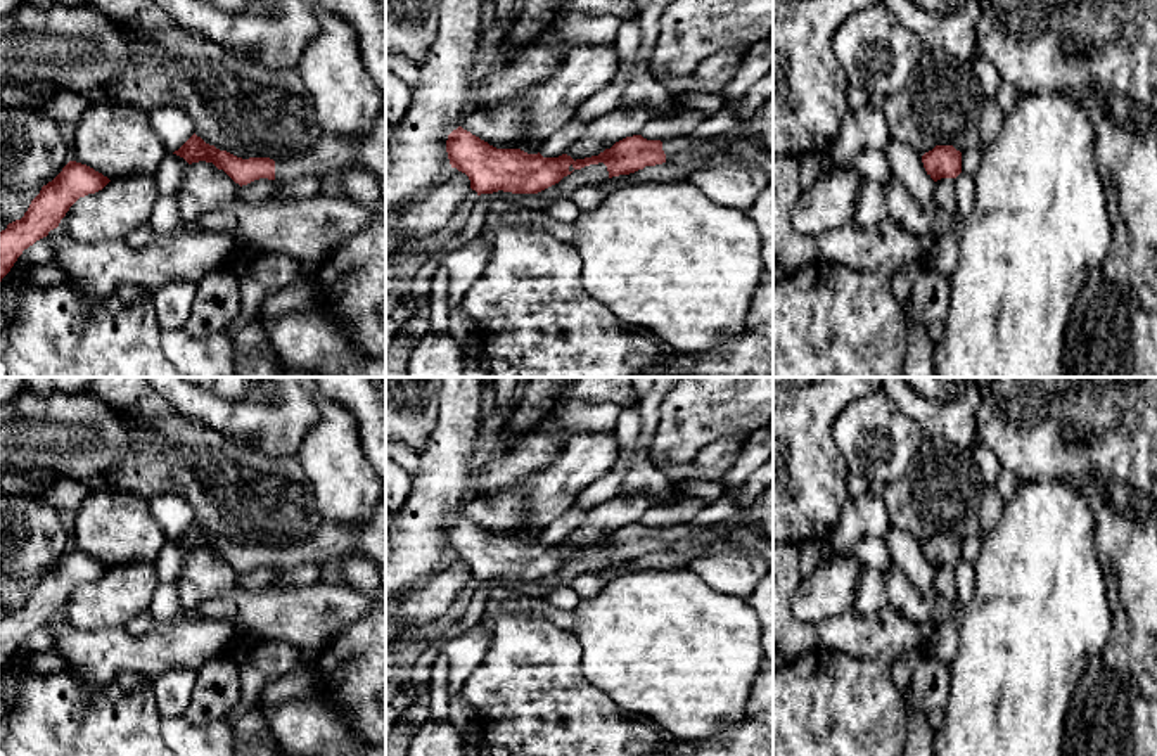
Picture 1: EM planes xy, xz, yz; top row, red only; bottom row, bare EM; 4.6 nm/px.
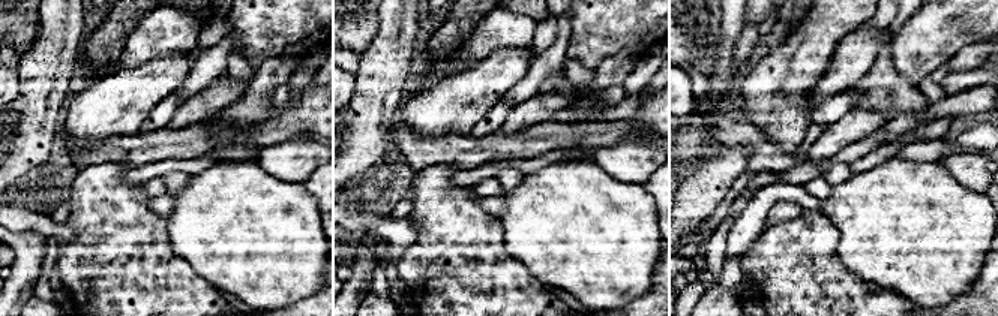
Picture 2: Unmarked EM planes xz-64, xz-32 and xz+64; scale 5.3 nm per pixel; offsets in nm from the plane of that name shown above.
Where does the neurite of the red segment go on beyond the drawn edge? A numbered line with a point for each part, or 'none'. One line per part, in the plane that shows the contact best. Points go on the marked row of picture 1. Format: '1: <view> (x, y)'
1: xz (682, 149)

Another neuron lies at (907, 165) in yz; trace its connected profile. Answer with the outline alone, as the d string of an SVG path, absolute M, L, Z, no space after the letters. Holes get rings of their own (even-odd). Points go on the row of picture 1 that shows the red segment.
M891 140L884 149L894 178L910 192L924 208L937 209L934 201L936 182L925 171L922 156L898 140Z

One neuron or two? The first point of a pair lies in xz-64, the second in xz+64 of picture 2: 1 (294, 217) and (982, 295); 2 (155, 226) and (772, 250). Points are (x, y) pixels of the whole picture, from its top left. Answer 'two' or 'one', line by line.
1: two
2: one

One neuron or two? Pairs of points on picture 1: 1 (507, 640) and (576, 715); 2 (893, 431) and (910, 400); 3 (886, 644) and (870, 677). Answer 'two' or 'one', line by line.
1: one
2: two
3: two

